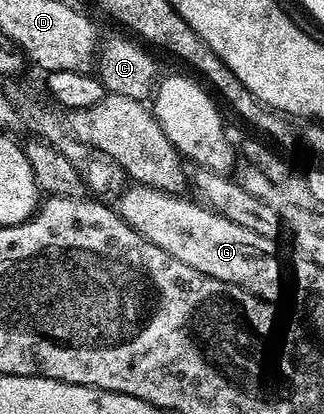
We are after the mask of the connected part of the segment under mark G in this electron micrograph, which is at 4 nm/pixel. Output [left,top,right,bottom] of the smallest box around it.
[116,184,282,299]

